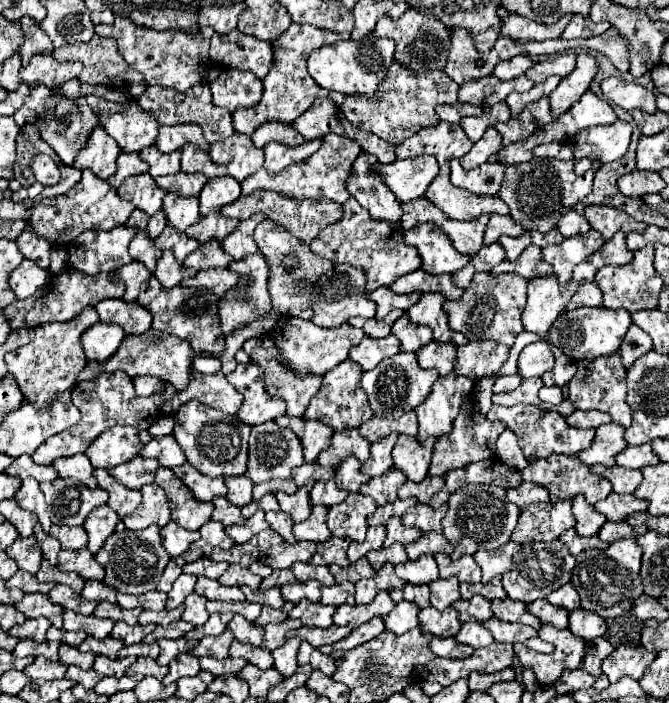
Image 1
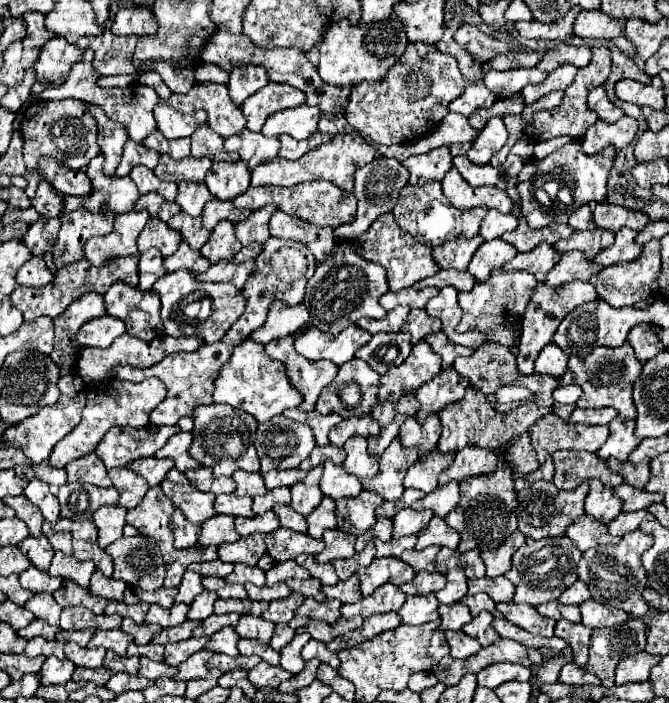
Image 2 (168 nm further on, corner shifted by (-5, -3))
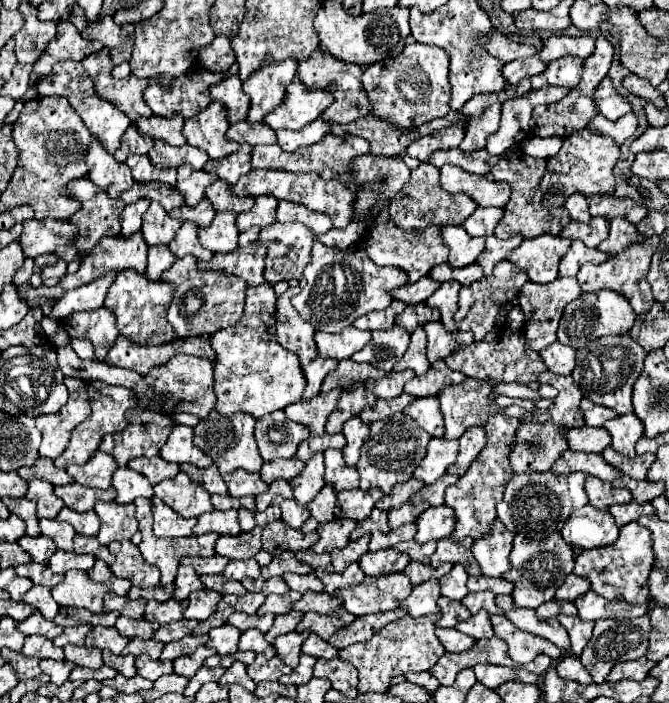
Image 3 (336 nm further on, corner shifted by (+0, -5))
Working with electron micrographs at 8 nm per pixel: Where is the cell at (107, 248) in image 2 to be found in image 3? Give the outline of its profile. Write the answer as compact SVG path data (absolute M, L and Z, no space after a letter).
M144 197L132 205L126 205L122 215L120 215L120 223L122 223L122 235L132 235L140 229L140 223L142 223L142 215L144 211L148 209L150 201Z

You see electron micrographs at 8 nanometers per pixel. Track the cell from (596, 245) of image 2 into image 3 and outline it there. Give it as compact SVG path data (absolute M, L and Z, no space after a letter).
M592 217L588 223L570 221L560 231L560 237L572 239L572 241L582 239L586 243L586 247L598 247L608 237L608 225L610 225L610 221L606 217Z

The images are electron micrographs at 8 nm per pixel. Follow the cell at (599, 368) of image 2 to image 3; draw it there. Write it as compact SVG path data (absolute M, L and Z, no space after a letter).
M630 335L600 337L592 345L576 351L576 369L572 371L572 377L584 397L598 405L614 409L618 415L626 415L632 413L632 387L642 373L644 357L646 351L636 341L632 341Z

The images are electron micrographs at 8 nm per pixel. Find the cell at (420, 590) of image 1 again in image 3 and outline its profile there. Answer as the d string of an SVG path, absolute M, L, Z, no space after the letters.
M410 561L410 565L404 569L404 575L412 581L412 585L420 585L432 577L440 579L444 575L448 575L452 569L452 563L448 565L440 565L438 569L432 569L430 565L420 565L420 561Z

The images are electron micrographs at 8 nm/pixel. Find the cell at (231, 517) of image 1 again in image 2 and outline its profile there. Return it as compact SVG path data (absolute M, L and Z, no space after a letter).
M217 495L215 511L221 515L235 515L235 517L253 517L251 497L237 497L237 495Z

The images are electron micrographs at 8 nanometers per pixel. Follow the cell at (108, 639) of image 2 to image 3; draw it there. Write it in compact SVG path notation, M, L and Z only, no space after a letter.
M92 627L86 637L86 647L98 647L98 649L110 649L112 653L122 653L122 649L128 645L128 637L120 635L116 627Z

